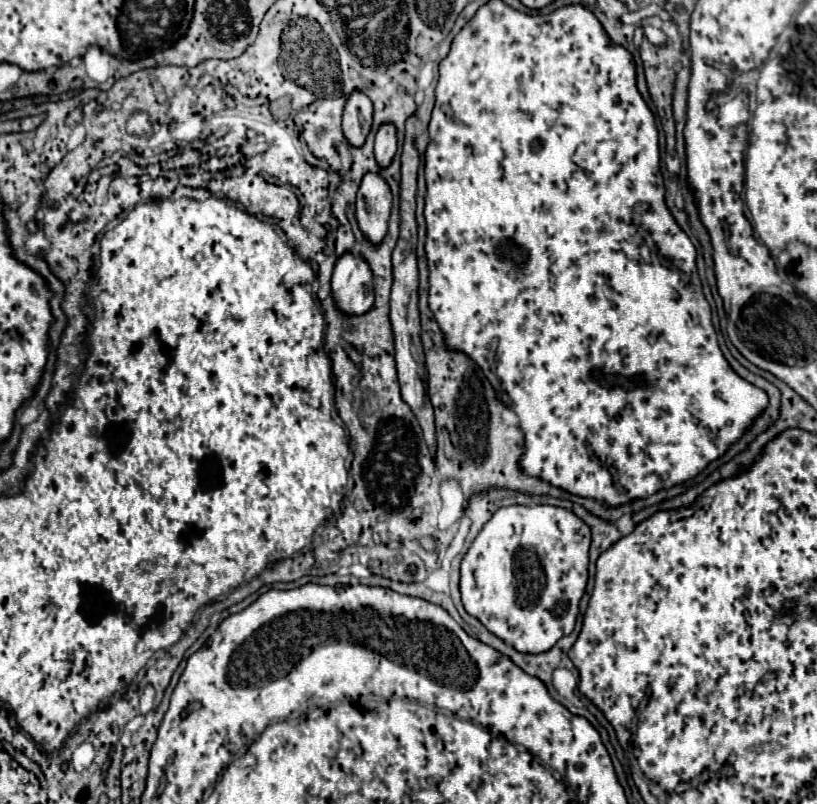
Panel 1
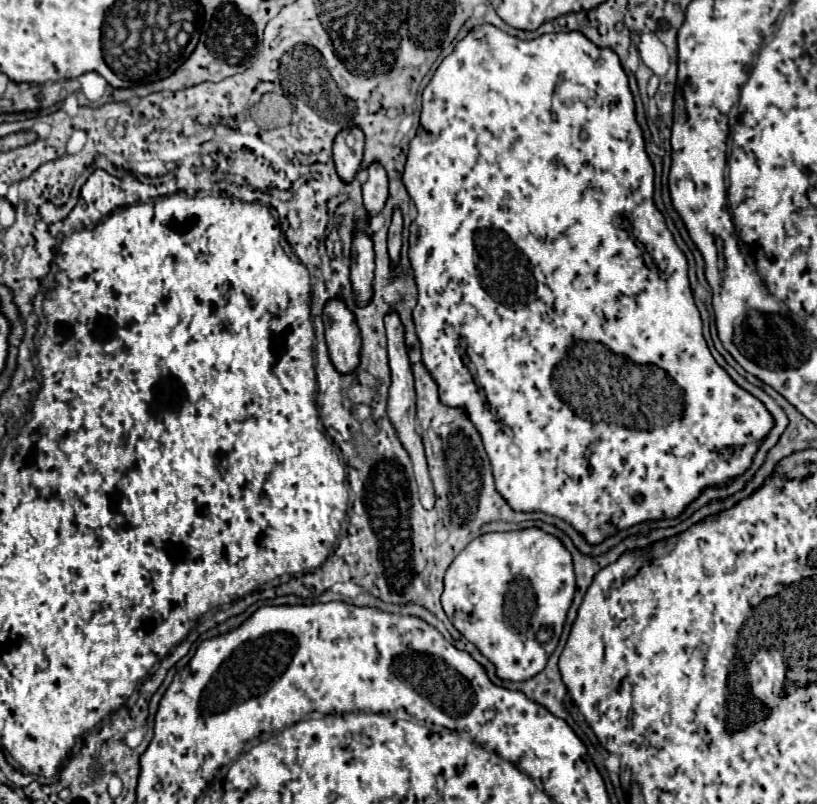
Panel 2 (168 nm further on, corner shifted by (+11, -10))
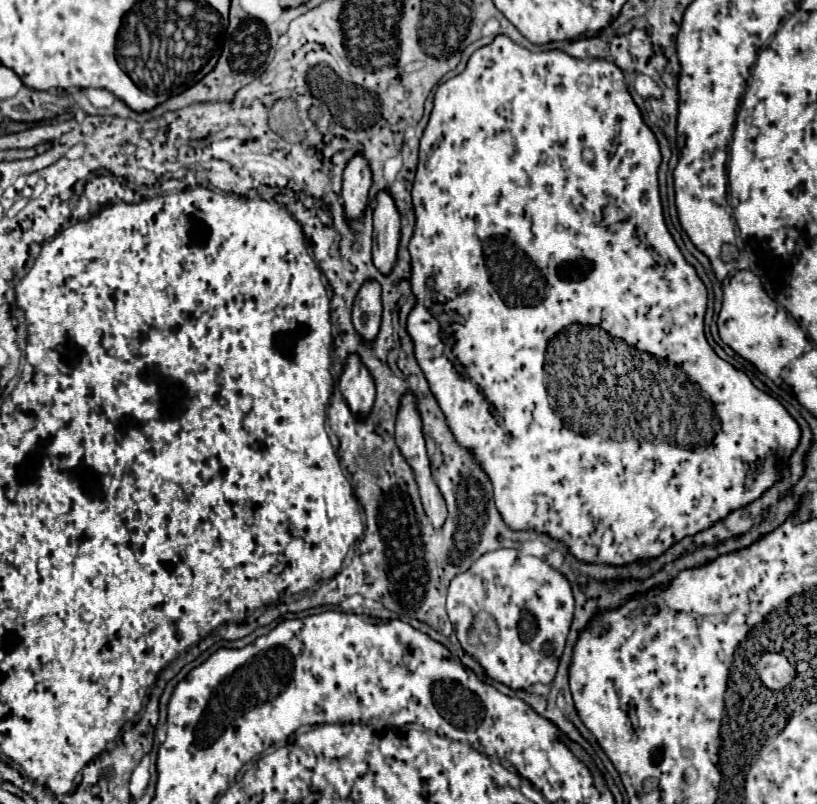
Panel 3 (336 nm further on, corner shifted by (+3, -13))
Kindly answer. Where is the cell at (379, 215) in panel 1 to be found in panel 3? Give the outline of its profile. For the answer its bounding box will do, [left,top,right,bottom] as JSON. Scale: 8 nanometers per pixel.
[352,282,382,342]

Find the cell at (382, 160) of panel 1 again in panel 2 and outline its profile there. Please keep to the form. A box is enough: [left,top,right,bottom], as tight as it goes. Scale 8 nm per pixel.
[362,163,388,215]

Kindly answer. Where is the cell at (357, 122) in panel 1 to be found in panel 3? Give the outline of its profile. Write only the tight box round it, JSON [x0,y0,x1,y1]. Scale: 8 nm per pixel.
[342,154,372,220]

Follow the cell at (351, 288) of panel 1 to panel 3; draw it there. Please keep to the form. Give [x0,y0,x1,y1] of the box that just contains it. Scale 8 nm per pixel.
[340,354,376,418]

